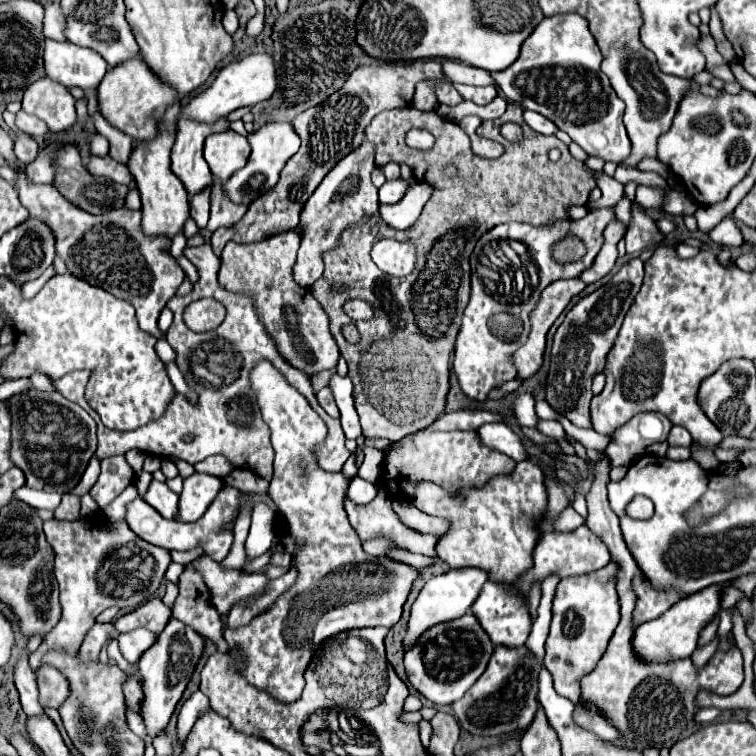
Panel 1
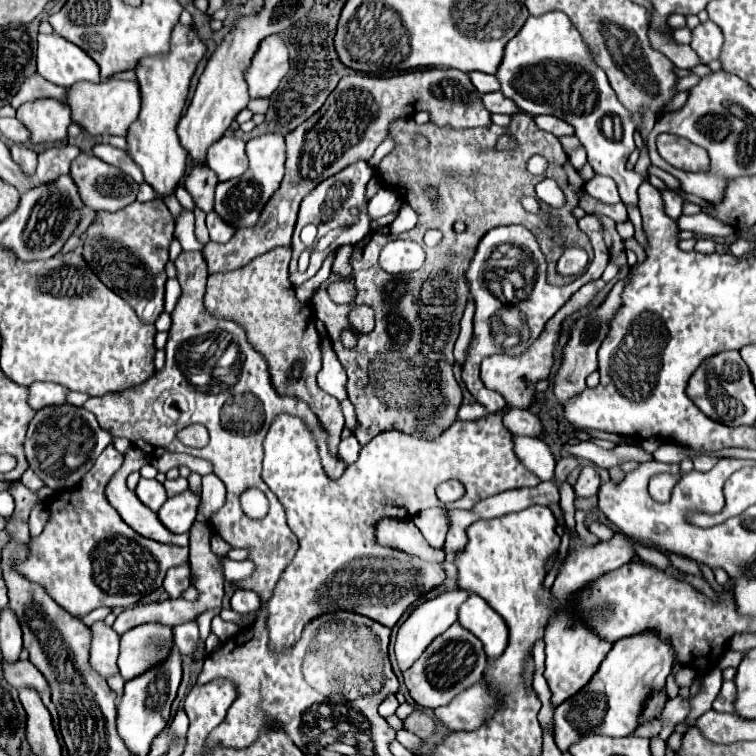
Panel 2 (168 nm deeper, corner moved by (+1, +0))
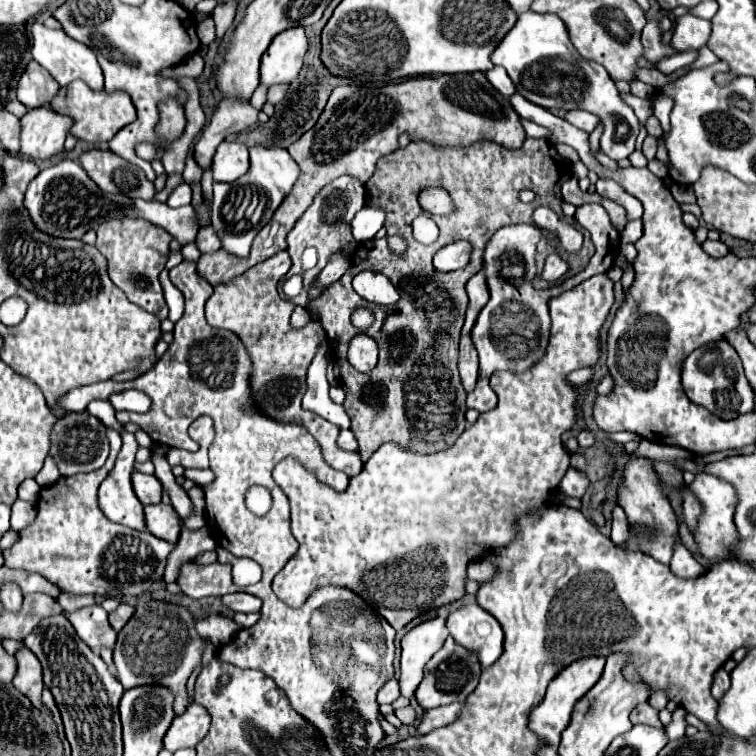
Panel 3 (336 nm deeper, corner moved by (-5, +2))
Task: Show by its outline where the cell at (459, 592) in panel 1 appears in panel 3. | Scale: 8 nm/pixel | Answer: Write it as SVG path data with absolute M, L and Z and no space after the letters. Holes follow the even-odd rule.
M436 616L428 622L418 624L402 638L402 660L400 660L400 694L406 698L414 696L422 680L426 662L442 648L448 638L446 618Z

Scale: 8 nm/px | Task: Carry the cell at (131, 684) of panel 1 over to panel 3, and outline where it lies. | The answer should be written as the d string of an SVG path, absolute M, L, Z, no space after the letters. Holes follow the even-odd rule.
M100 604L68 614L68 620L76 628L82 642L88 644L96 654L100 648L112 648L116 644L116 632L108 622L108 612Z

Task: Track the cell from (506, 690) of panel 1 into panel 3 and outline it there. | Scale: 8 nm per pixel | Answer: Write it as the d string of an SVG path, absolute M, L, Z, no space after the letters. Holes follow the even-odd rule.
M452 702L448 706L438 706L438 708L428 710L422 718L422 724L418 726L418 734L428 734L436 728L452 724L460 716L462 708L464 708L464 702Z

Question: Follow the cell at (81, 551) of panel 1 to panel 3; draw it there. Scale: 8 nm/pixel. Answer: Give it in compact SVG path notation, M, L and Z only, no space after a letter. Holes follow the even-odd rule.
M108 428L108 438L110 456L100 470L60 478L52 486L42 488L38 516L20 532L20 540L4 550L4 566L38 572L72 596L110 596L112 586L122 586L122 594L140 596L152 588L152 582L164 578L166 560L174 550L174 544L164 542L154 534L114 524L98 506L98 486L114 468L122 446L122 438L116 430Z

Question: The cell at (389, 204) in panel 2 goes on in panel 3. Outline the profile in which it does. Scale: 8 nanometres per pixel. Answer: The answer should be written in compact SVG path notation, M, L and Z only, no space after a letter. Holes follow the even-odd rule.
M366 206L362 208L354 220L352 220L352 236L362 242L362 240L370 240L376 236L376 232L384 226L386 222L386 212L384 208L372 208L372 206Z

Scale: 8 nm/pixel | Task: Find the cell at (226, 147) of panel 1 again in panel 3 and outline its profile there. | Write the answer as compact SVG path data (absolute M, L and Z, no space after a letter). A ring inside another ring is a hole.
M222 142L214 154L212 174L216 182L234 182L248 172L248 148L242 142Z

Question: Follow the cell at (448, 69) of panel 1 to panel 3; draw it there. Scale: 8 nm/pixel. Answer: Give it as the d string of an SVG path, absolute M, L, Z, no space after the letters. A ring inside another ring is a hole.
M494 66L492 70L488 70L488 72L486 72L486 78L488 78L488 82L490 82L502 96L506 96L506 98L516 92L516 88L514 88L512 80L508 78L506 70L500 68L500 66Z

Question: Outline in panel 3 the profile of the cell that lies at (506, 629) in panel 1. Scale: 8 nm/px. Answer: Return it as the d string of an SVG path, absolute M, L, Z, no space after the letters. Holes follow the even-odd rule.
M476 602L454 610L448 616L448 630L458 644L478 652L484 668L494 664L502 654L504 630L500 622Z

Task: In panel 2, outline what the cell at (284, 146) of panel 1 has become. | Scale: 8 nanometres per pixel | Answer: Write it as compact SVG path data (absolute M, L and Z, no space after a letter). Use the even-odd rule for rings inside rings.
M266 134L250 140L246 144L246 154L250 160L248 170L240 178L232 178L230 182L218 182L214 192L214 212L232 228L248 228L258 222L258 216L270 196L280 188L284 176L284 162L286 162L286 146L284 138L278 134Z

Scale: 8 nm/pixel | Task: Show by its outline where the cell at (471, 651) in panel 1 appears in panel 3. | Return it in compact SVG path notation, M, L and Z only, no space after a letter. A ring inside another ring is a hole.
M448 636L444 646L426 664L424 678L416 690L416 700L424 710L438 708L452 702L464 702L468 694L478 686L480 674L482 674L482 666L480 660L476 658L476 652L460 646L452 636Z

